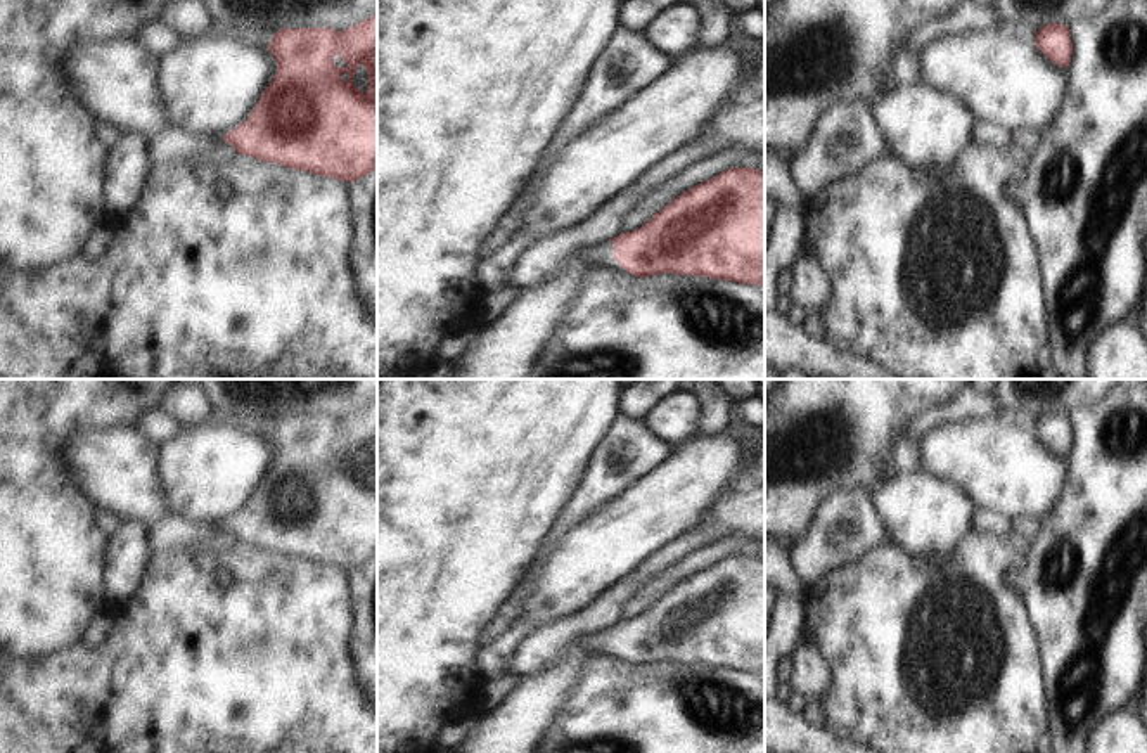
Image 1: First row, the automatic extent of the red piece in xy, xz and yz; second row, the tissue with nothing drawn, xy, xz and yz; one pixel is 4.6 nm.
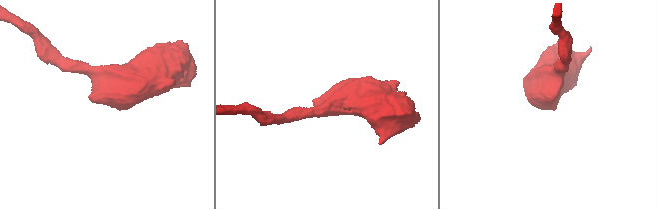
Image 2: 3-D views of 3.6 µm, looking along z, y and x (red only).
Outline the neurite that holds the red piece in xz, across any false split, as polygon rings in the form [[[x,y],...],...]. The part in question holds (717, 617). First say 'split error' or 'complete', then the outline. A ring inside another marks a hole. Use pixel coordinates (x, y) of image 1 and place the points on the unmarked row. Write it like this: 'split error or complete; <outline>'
split error; [[[730,556],[666,592],[640,616],[585,639],[593,651],[614,646],[635,665],[699,663],[765,675],[765,559]]]

